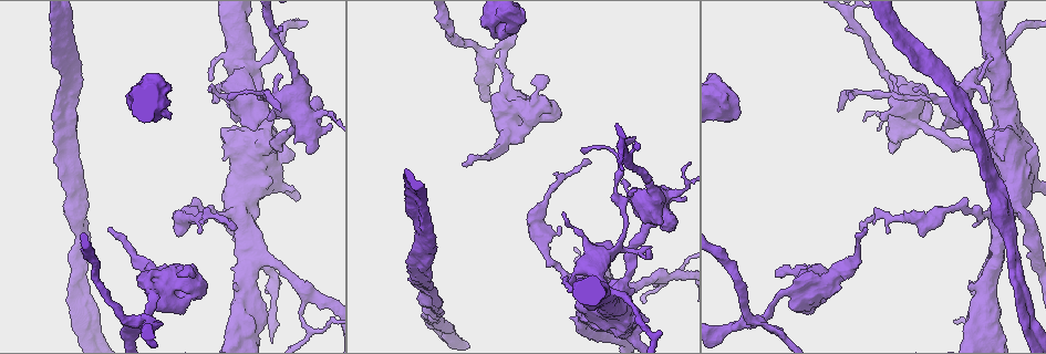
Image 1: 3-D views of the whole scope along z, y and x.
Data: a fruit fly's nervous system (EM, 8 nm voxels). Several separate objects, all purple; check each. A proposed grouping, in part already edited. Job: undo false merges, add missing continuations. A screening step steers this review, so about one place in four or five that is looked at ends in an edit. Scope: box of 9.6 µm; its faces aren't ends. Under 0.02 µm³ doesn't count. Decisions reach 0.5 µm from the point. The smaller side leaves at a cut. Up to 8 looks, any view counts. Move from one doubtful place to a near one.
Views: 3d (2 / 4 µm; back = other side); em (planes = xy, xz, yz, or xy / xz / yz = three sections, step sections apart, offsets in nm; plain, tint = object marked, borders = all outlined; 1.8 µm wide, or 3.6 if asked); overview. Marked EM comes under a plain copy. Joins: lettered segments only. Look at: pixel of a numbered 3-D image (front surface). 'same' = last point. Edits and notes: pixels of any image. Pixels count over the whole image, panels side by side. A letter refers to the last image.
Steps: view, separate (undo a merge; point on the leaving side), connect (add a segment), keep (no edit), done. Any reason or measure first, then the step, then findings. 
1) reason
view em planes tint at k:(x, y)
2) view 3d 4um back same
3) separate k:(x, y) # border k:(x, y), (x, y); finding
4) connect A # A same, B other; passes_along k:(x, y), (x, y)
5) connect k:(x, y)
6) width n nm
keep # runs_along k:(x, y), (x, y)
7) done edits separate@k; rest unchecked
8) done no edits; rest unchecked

sudden change in width
view 3d 4um at 1:(631, 273)

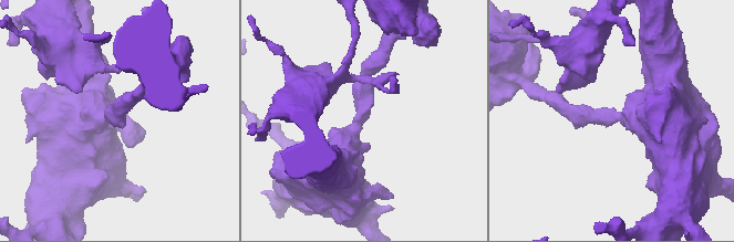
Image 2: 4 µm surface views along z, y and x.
view em xz step 8 tint at 2:(612, 117)

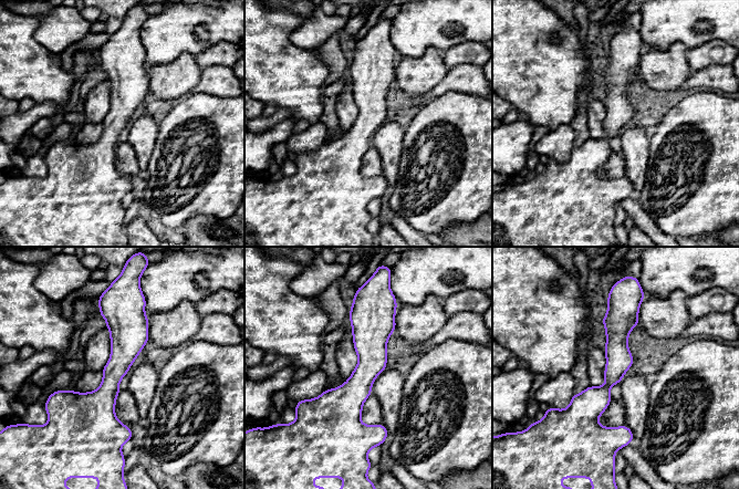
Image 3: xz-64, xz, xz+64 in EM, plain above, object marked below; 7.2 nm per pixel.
another direction
view em planes borders same

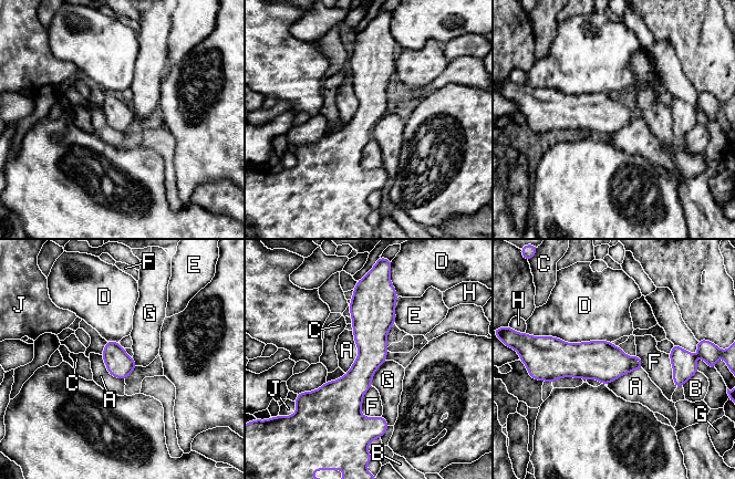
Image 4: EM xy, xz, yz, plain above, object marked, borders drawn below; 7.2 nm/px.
keep # A other, B other, C other, D other, E other, F other, G other, H other, J other; runs_along 4:(363, 297), (354, 413), (374, 429); continuous, no second cell

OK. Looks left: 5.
stops while still wide
view em xz step 4 tint at 1:(291, 186)

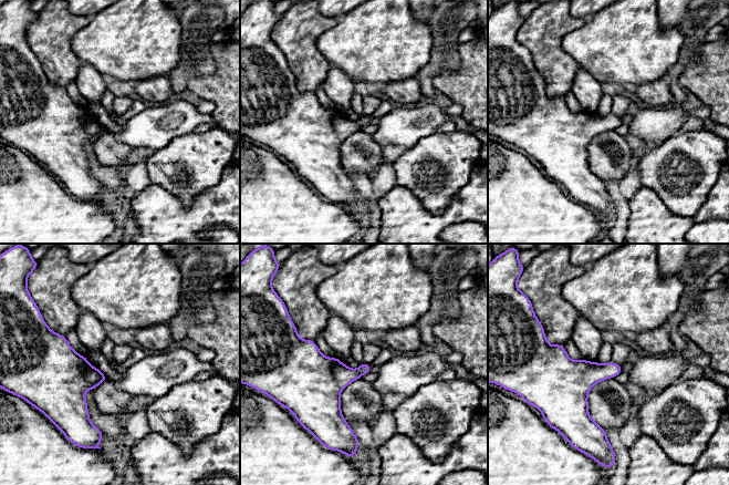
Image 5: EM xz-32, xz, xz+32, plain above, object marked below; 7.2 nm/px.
view em planes borders same

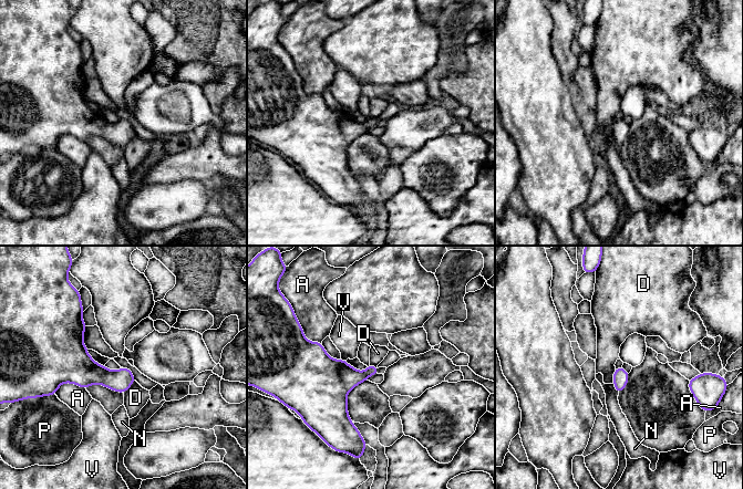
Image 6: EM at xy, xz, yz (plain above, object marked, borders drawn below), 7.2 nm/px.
keep # A other, D other, N other, P other, V other; border 6:(615, 367), (612, 383); none of them fits

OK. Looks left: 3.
an open end
view em planes borders at 1:(863, 230)

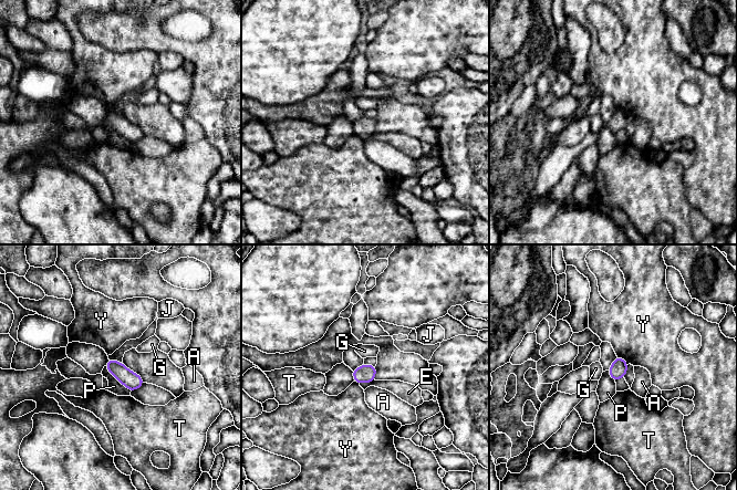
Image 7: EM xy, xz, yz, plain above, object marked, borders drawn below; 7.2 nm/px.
longest_contact P 260 nm
keep # A other, E other, G other, J other, P other, T other, Y other; border 7:(104, 366), (131, 391); none of them fits

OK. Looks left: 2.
done no edits; rest unchecked

